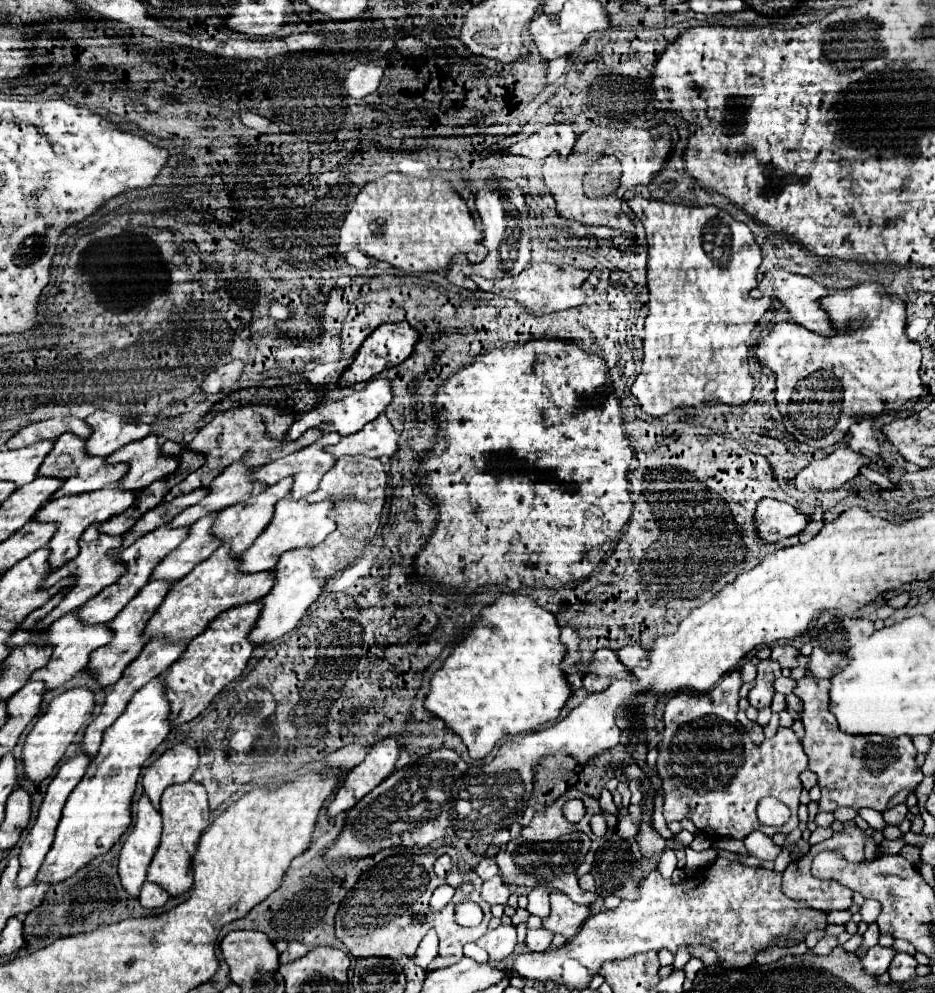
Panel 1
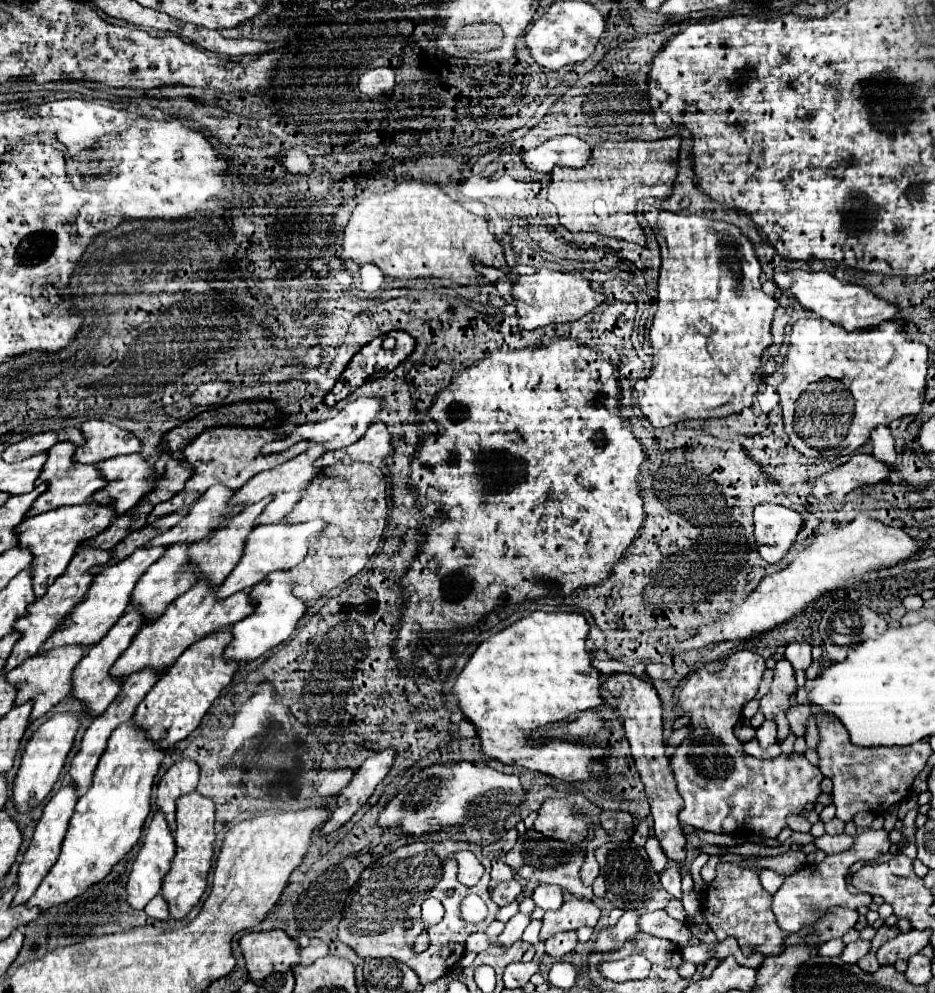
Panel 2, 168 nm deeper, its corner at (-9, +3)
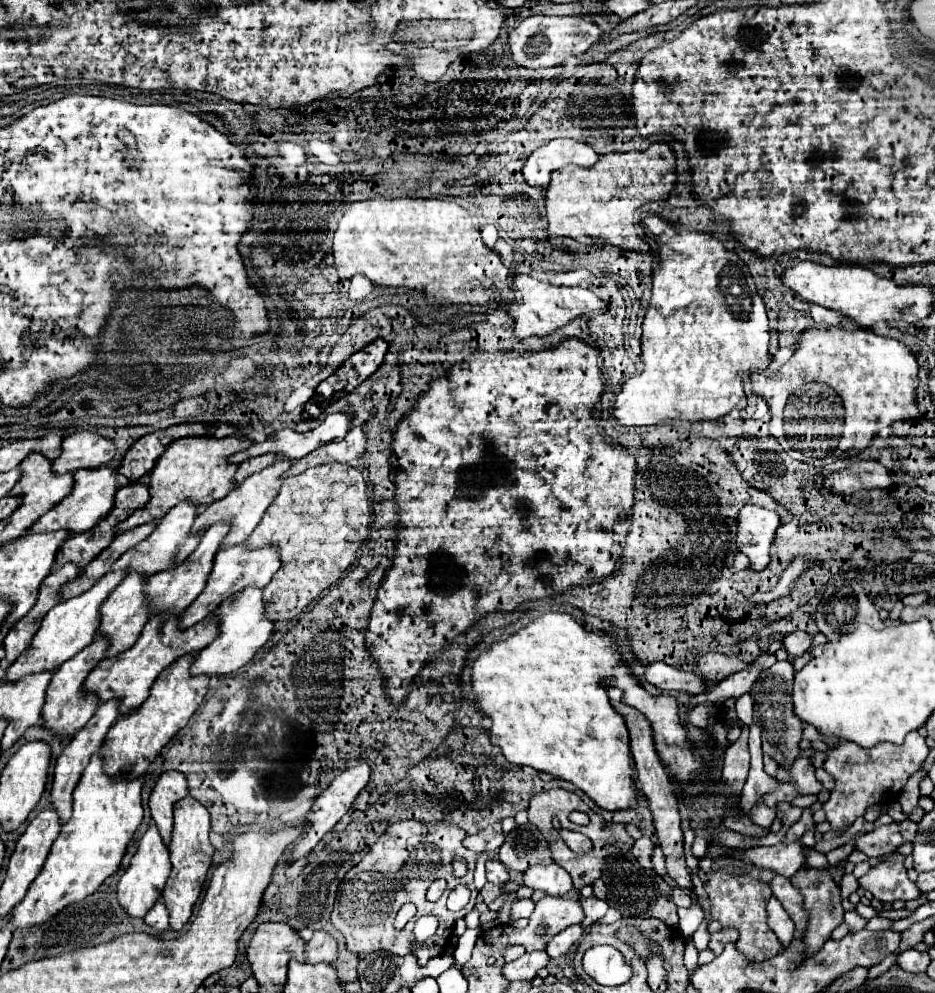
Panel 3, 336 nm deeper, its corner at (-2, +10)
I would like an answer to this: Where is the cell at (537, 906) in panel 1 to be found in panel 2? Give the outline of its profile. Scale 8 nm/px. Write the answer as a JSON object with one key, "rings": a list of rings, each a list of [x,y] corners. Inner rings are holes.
{"rings":[[[538,885],[532,893],[532,899],[536,907],[548,911],[548,909],[560,909],[564,895],[566,895],[566,889],[560,889],[556,885]]]}

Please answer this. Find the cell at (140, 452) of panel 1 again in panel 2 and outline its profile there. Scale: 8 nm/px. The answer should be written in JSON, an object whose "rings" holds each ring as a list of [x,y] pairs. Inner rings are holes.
{"rings":[[[138,453],[100,461],[96,469],[100,469],[100,475],[108,479],[108,485],[100,493],[92,495],[92,501],[112,505],[112,509],[116,509],[116,517],[120,513],[128,513],[144,493],[154,489],[158,479],[150,463]]]}

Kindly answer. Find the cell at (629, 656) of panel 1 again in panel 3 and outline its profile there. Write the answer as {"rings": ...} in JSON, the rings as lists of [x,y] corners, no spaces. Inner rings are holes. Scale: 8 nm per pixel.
{"rings":[[[665,662],[647,664],[645,666],[645,680],[657,688],[663,688],[663,690],[685,690],[691,694],[699,694],[699,692],[707,690],[705,682],[697,674],[677,670]]]}

